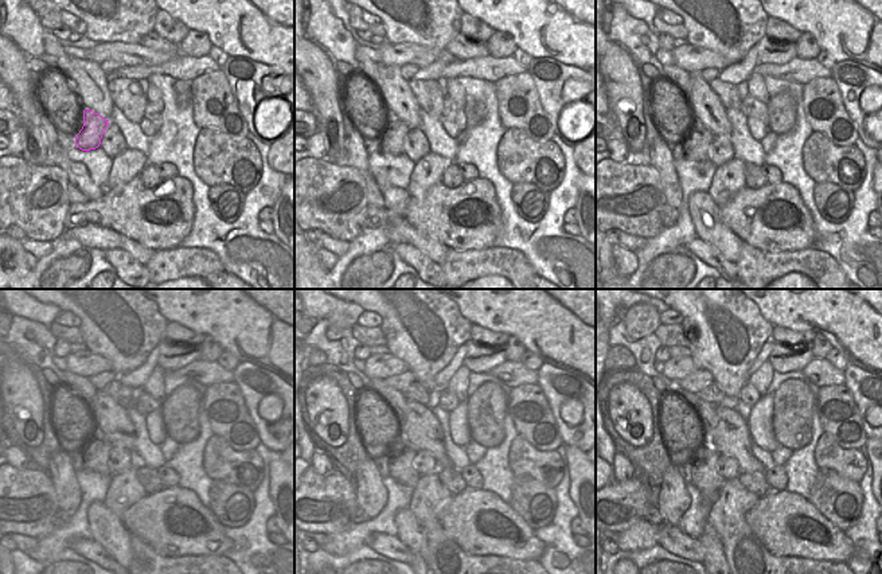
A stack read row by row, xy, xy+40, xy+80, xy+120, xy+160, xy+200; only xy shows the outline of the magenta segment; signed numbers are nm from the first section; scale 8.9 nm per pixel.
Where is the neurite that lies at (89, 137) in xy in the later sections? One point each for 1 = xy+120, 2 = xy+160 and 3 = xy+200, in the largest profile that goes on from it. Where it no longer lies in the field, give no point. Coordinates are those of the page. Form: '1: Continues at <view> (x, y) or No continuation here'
1: Continues at xy+120 (96, 456)
2: Continues at xy+160 (401, 465)
3: Continues at xy+200 (705, 476)

